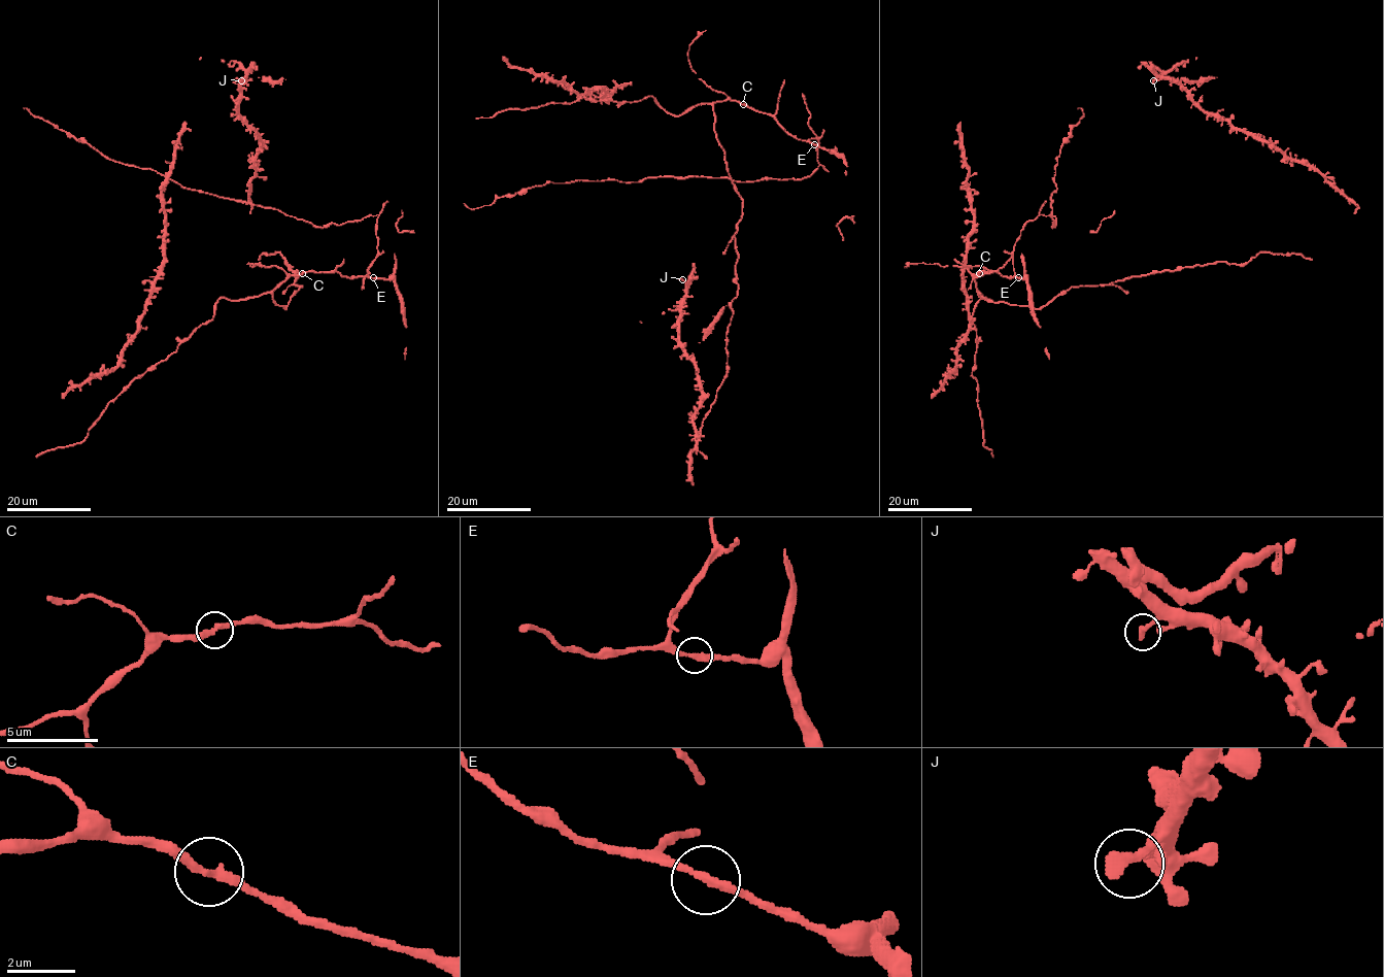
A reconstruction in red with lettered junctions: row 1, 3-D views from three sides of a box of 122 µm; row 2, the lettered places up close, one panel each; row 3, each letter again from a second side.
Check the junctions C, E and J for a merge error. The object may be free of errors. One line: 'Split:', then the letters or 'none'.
Split: none

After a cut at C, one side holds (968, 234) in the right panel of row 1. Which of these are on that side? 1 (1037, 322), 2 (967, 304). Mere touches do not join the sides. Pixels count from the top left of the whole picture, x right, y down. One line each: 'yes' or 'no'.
1: yes
2: yes

